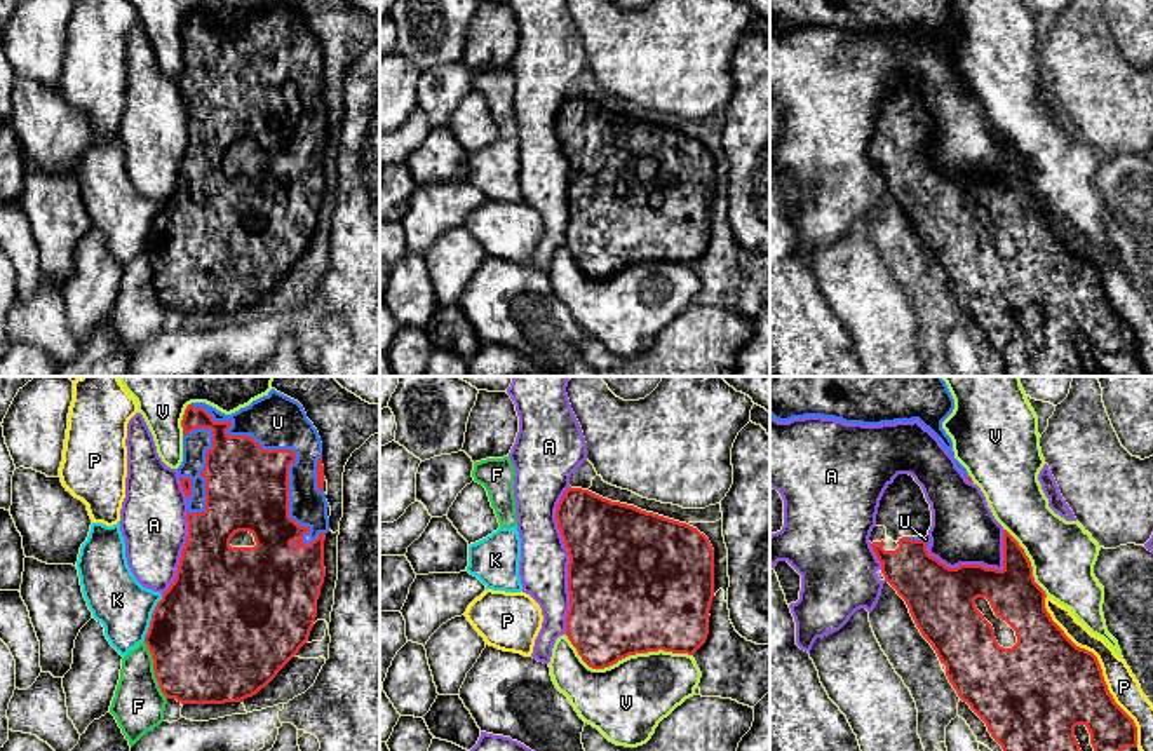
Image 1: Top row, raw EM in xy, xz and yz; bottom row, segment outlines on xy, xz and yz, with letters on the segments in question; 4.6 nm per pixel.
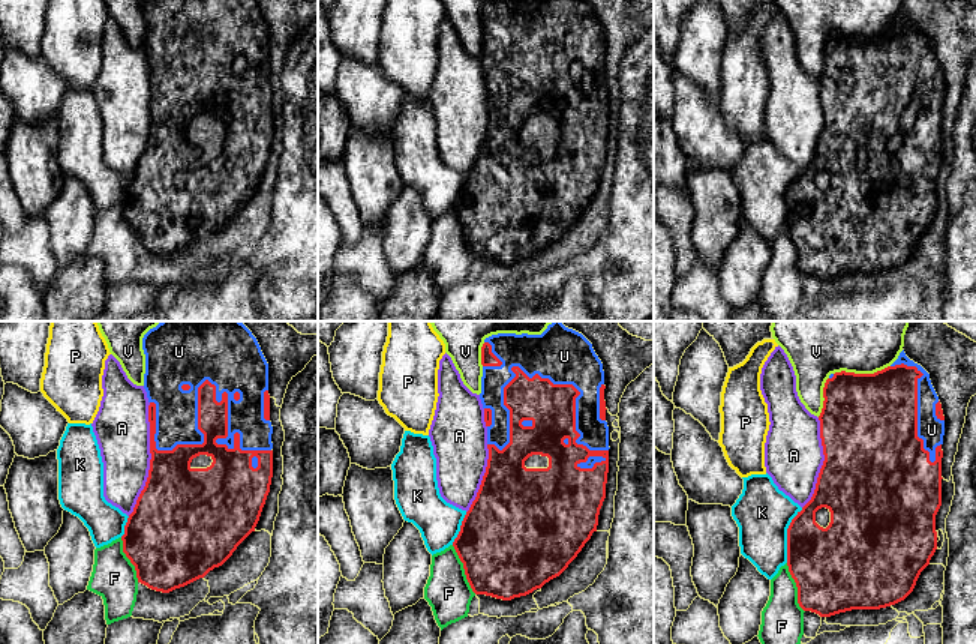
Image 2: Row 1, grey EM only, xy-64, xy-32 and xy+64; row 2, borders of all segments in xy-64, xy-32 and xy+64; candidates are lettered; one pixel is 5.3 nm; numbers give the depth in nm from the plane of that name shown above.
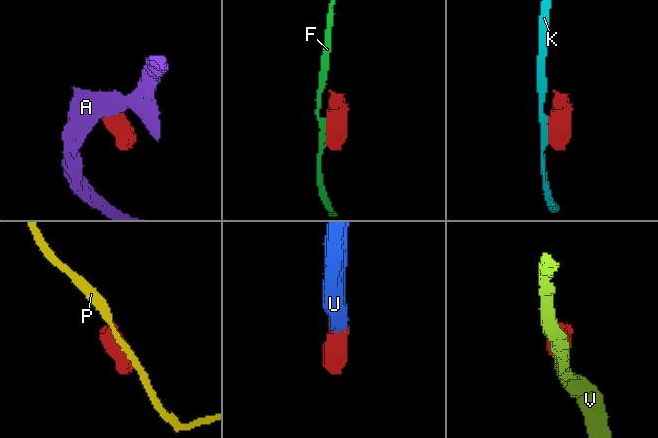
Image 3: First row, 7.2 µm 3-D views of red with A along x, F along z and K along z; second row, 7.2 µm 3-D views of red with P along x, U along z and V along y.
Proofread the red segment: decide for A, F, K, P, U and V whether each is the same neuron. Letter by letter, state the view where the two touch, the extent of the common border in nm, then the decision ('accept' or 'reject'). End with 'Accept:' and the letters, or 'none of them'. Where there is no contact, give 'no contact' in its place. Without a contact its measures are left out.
A: contact in xz; length 700 nm; reject
F: contact in xy; length 300 nm; reject
K: contact in xy; length 240 nm; reject
P: contact in yz; length 800 nm; reject
U: contact in xy; length 850 nm; accept
V: contact in xz; length 600 nm; reject
Accept: U

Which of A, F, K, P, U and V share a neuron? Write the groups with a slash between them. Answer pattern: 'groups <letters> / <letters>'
groups A / F / K / P / U / V

